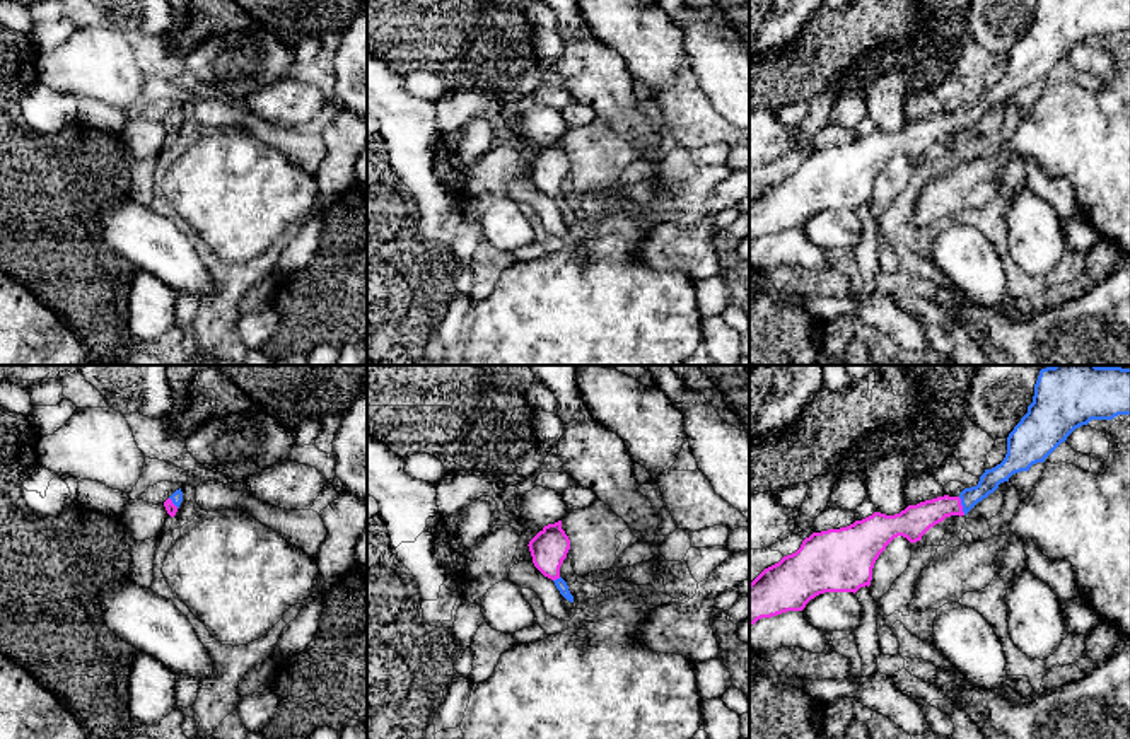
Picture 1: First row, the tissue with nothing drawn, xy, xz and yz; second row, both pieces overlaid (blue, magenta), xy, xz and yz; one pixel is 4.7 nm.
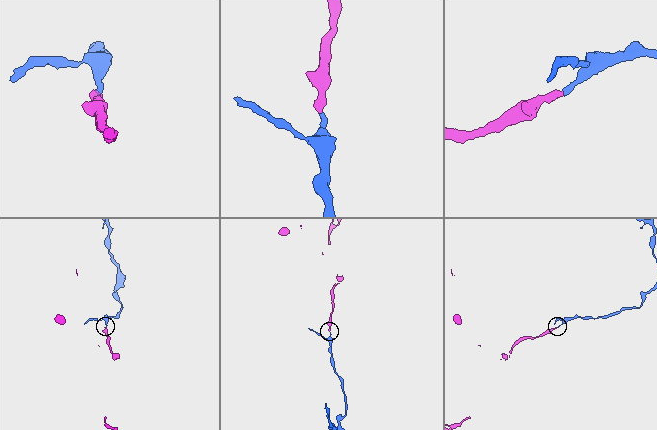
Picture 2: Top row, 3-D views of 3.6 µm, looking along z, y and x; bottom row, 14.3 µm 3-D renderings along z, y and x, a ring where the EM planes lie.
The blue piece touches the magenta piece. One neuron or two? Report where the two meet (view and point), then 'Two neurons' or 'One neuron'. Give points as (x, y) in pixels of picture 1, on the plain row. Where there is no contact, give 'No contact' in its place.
Touches blue at yz (961, 122). One neuron

